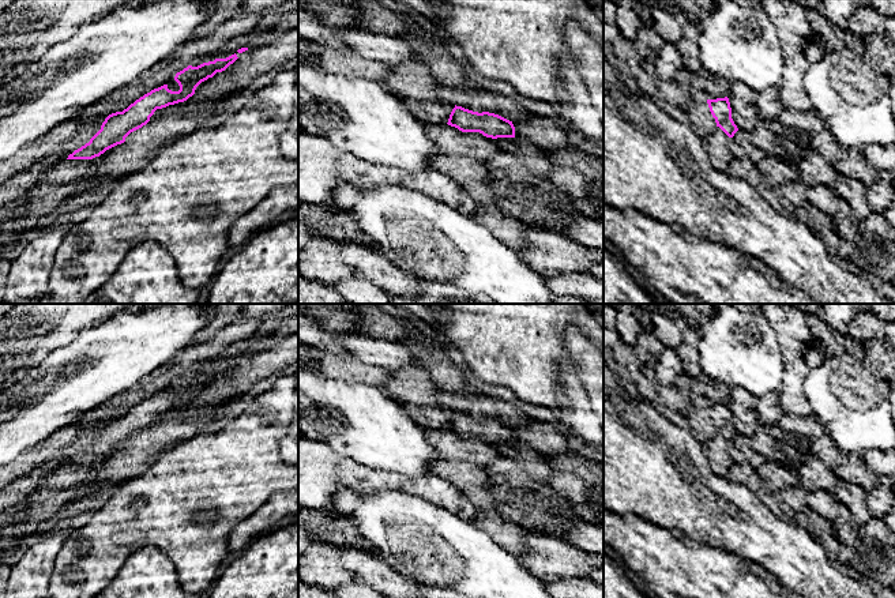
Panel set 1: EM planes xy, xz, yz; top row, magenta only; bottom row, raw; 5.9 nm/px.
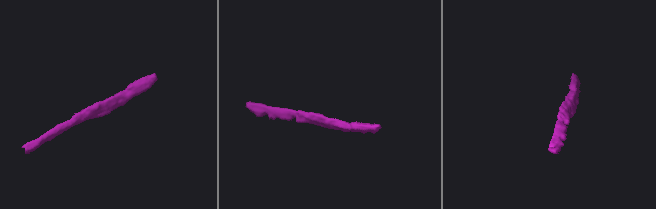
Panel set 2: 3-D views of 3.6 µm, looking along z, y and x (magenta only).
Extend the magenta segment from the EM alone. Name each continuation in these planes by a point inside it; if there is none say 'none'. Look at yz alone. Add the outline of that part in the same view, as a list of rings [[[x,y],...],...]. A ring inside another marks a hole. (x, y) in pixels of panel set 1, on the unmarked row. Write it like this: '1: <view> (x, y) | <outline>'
none

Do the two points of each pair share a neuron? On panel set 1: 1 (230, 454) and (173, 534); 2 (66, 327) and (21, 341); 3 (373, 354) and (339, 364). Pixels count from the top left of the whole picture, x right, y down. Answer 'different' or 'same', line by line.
1: same
2: same
3: different

